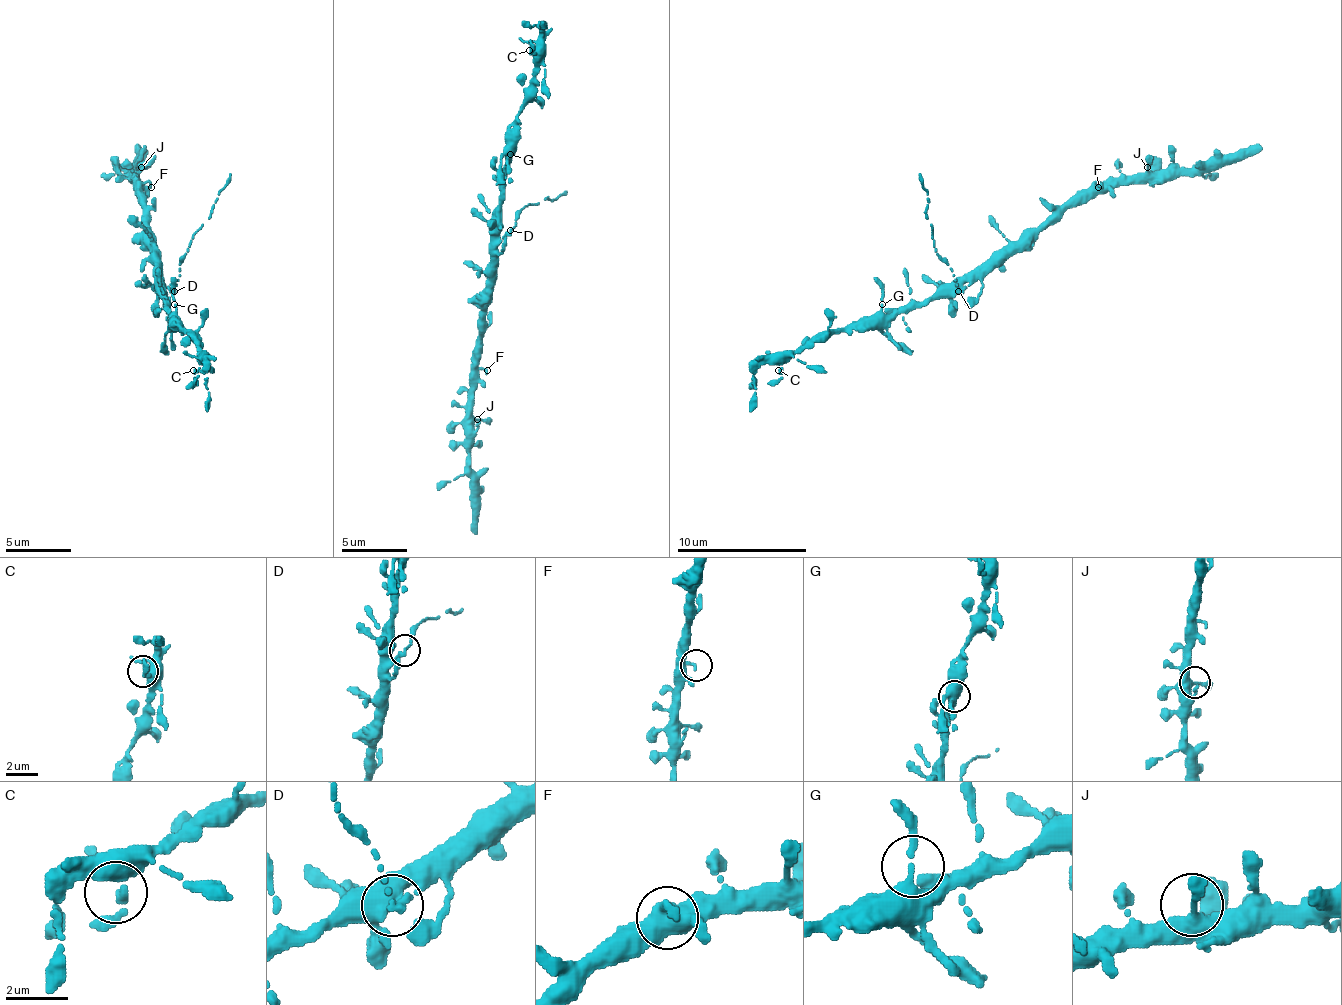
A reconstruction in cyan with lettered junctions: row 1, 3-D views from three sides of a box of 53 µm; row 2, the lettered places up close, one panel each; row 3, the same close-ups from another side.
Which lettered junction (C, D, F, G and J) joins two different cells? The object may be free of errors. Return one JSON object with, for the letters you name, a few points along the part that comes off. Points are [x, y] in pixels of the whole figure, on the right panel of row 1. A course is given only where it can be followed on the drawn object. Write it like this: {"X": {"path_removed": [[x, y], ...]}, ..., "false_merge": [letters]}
{"D": {"path_removed": [[957, 291], [948, 262], [935, 249], [925, 213], [928, 190], [918, 174]]}, "false_merge": ["D"]}

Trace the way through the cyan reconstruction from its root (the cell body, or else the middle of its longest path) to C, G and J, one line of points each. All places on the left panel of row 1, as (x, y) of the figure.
C: (154, 265), (157, 285), (164, 291), (164, 304), (196, 344), (200, 366), (193, 370)
G: (154, 265), (157, 285), (164, 291), (164, 304), (174, 314), (177, 311), (174, 304)
J: (154, 265), (154, 239), (148, 226), (141, 190), (135, 184), (141, 167)

